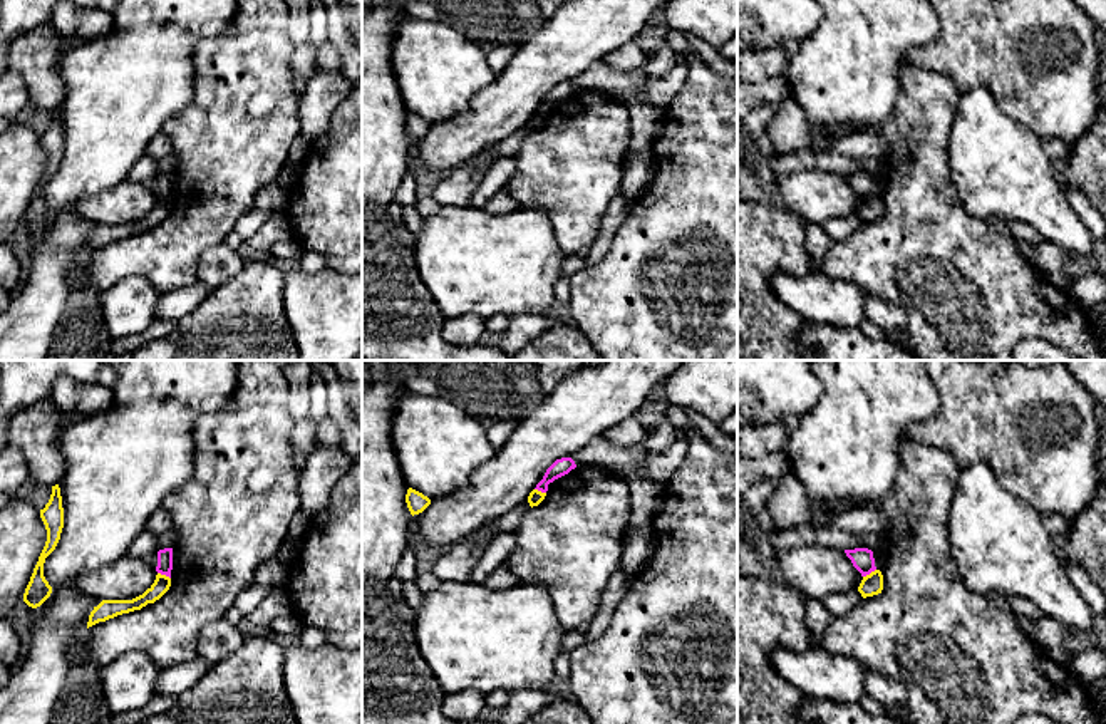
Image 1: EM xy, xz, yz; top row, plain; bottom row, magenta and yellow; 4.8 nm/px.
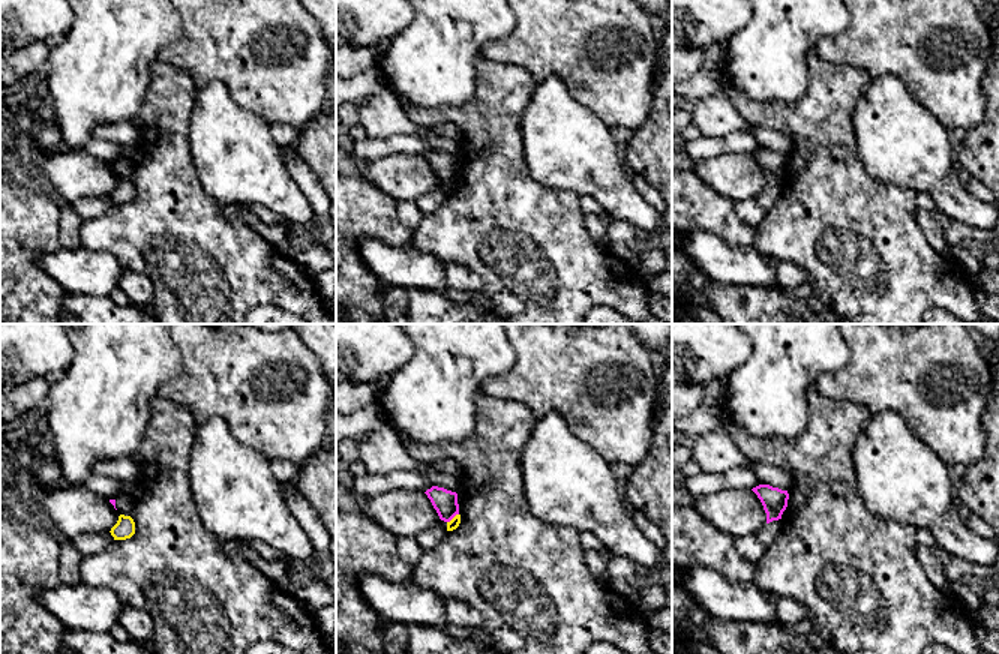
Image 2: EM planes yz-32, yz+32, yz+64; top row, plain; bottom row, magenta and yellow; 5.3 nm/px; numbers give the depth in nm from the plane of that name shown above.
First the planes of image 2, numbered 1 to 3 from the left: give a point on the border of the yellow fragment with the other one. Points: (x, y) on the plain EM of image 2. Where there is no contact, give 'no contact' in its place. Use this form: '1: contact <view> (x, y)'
1: no contact
2: contact yz+32 (452, 182)
3: no contact

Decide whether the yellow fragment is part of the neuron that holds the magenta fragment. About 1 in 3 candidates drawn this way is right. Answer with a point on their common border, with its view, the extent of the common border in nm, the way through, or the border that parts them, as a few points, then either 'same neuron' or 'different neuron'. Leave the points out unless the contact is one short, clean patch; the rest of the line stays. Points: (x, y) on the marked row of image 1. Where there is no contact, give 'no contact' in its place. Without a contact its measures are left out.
meets magenta in xy at (165, 574); contact 70 nm long; border along xy (158, 572), (170, 579); different neuron

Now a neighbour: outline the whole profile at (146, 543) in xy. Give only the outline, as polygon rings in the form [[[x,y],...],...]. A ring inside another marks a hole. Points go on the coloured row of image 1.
[[[144,530],[129,546],[127,555],[129,556],[137,556],[137,558],[146,558],[151,553],[158,553],[159,543],[158,536],[151,533],[149,530]]]

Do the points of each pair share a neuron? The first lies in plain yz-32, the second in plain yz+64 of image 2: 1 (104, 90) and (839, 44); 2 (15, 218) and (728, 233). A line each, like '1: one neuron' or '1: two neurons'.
1: two neurons
2: one neuron

